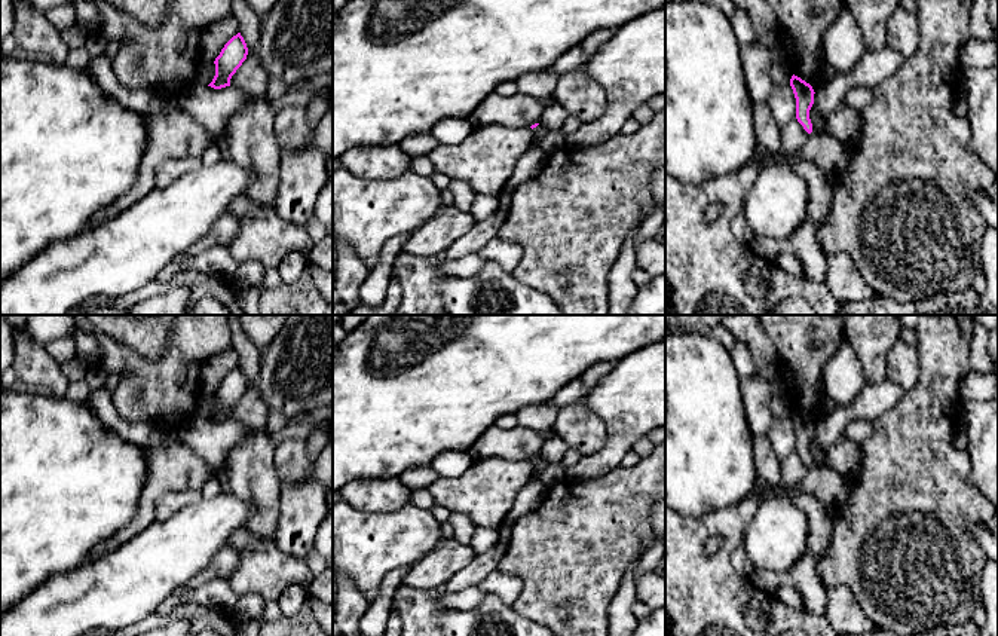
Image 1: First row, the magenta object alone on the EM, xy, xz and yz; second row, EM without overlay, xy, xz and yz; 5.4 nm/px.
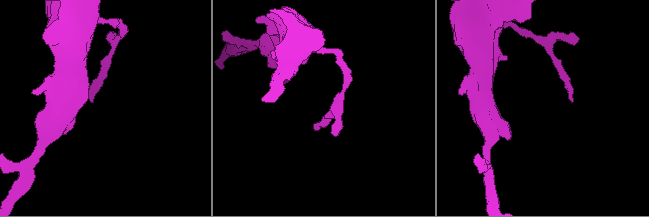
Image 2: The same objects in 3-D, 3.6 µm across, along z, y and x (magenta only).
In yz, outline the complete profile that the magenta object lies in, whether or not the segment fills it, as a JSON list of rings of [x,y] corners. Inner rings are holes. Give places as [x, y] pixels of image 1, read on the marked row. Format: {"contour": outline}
{"contour": [[[792,76],[790,86],[793,89],[795,98],[796,98],[796,119],[803,126],[803,129],[811,134],[812,132],[812,123],[809,119],[809,110],[814,104],[814,89],[809,83],[802,80],[798,76]]]}

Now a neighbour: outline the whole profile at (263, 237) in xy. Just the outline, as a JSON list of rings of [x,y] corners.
[[[264,207],[239,218],[239,232],[229,247],[229,251],[239,265],[257,262],[264,269],[276,269],[282,257],[290,251],[299,251],[307,260],[310,248],[312,242],[303,226],[291,224],[282,220],[273,207]]]

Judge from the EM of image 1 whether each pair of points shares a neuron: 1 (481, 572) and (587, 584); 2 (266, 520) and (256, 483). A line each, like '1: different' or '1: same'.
1: different
2: same

